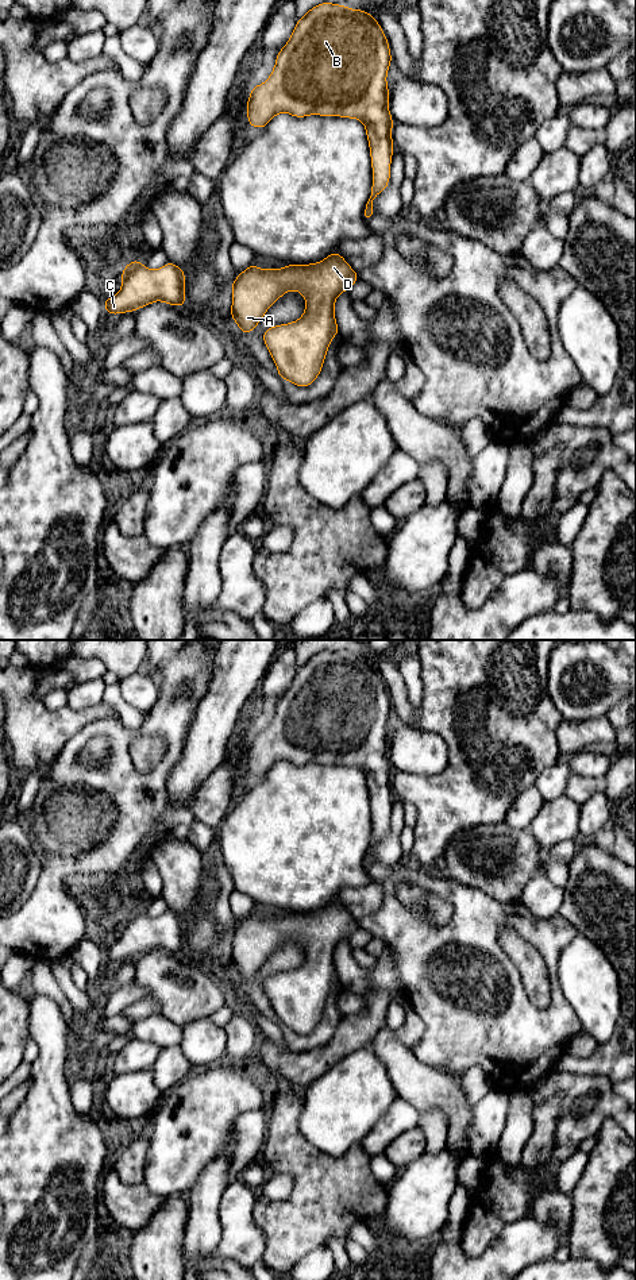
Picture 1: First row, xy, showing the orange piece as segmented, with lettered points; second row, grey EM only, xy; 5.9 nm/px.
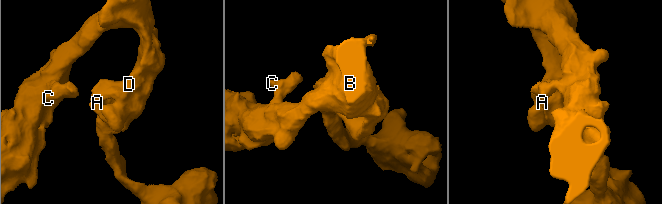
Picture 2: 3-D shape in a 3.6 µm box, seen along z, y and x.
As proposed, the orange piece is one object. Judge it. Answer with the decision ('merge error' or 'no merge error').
no merge error

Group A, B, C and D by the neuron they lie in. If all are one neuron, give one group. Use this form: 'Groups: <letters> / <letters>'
Groups: A B C D

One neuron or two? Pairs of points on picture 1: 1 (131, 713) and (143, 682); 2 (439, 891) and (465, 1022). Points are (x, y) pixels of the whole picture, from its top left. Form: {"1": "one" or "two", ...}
{"1": "two", "2": "one"}

